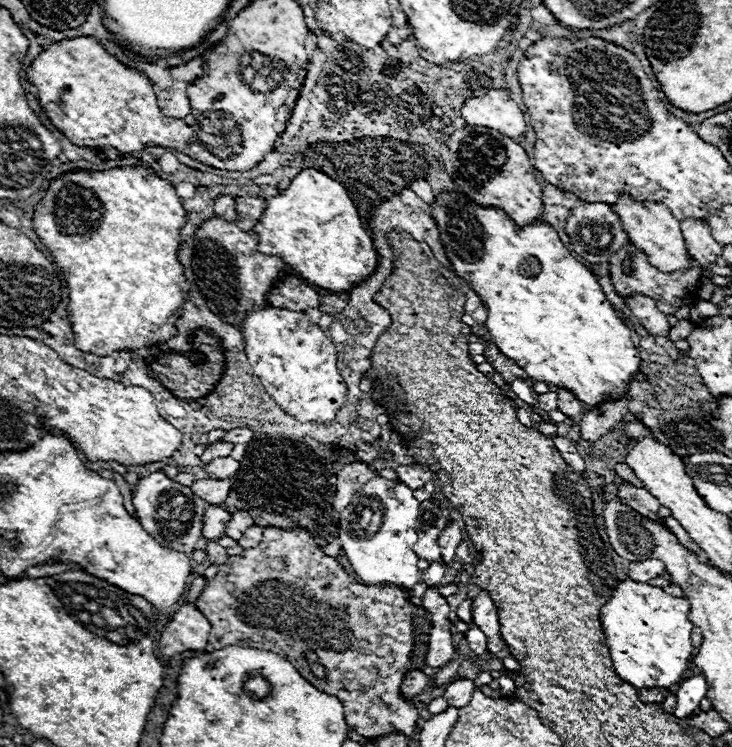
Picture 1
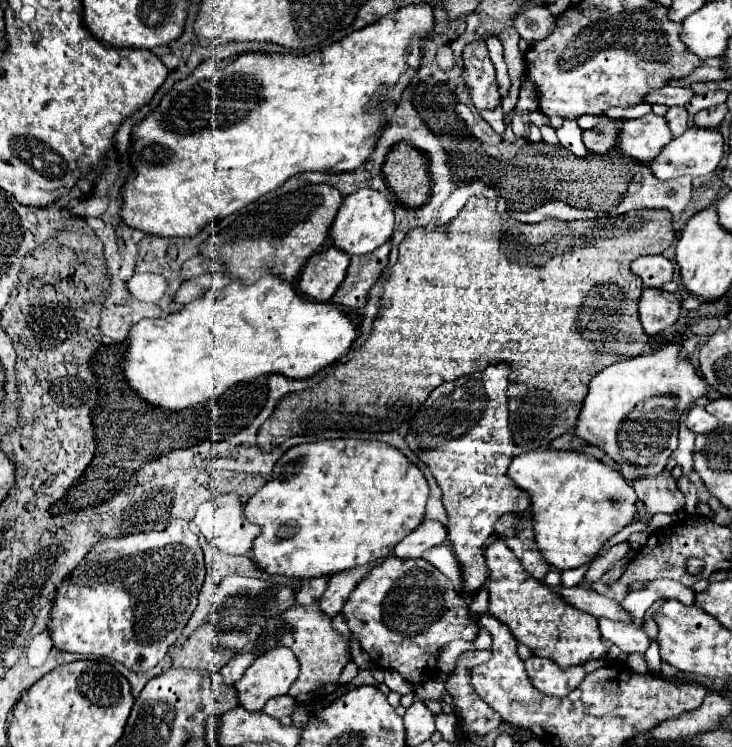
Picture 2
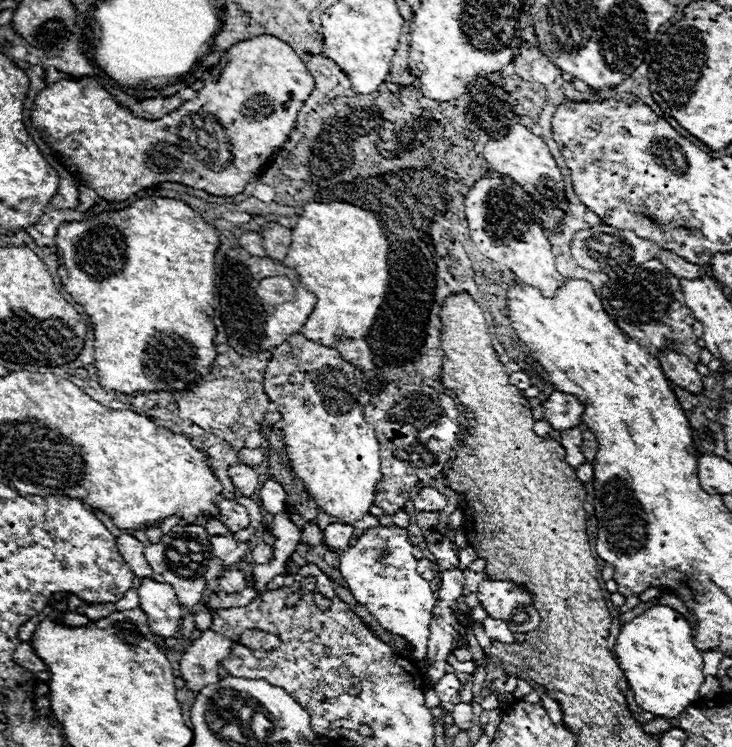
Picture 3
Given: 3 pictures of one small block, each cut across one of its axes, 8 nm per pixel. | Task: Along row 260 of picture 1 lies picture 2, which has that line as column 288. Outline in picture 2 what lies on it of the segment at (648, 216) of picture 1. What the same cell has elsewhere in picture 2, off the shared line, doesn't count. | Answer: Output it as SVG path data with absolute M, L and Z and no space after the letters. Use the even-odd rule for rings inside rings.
M274 648L266 652L264 656L256 658L254 664L244 672L244 676L234 684L238 692L238 702L242 704L242 708L250 712L260 712L270 698L288 694L288 688L298 678L298 672L300 672L300 666L298 666L296 656L288 648Z

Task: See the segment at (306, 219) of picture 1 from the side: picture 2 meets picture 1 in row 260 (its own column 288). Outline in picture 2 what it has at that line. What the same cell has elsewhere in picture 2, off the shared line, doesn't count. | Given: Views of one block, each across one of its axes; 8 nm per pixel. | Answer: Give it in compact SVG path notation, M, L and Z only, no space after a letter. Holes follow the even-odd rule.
M266 274L250 286L230 282L220 292L210 290L166 318L140 320L130 328L120 368L124 382L146 404L178 410L258 376L314 376L346 354L356 336L356 324L340 306L302 298L290 282Z

